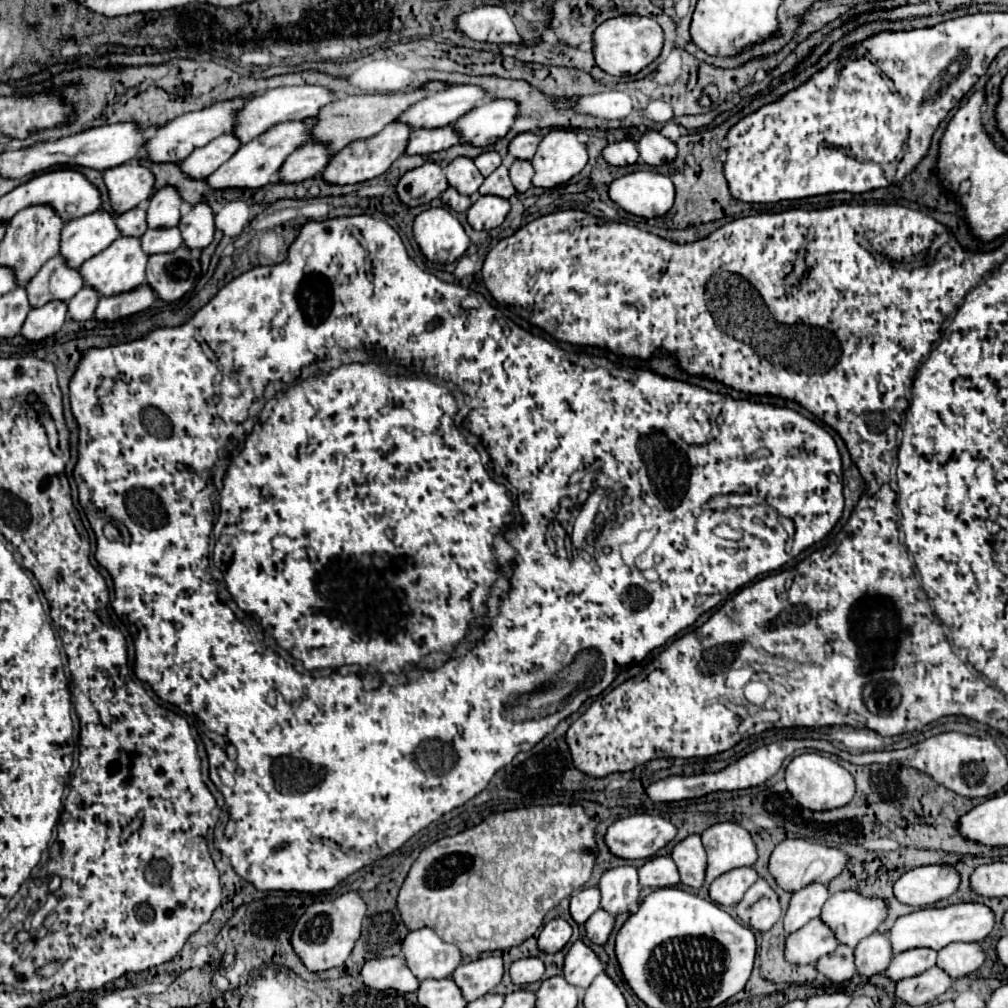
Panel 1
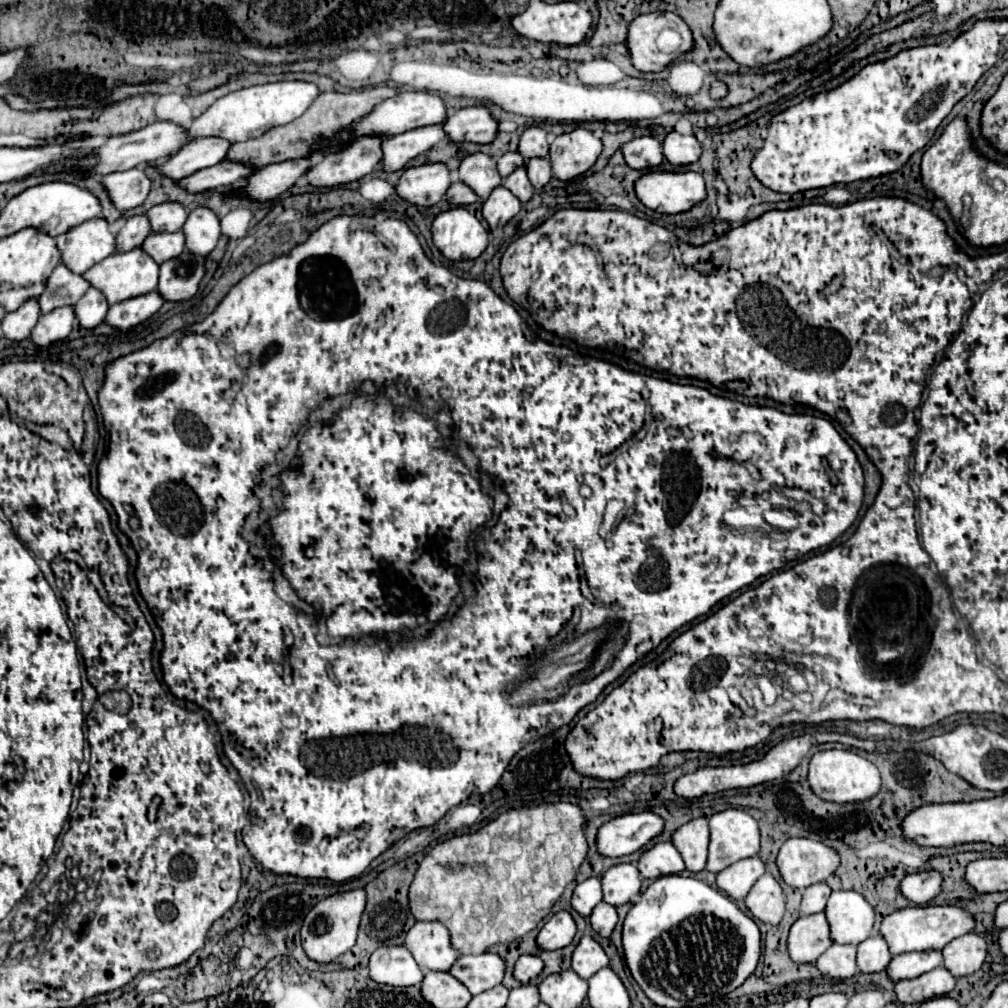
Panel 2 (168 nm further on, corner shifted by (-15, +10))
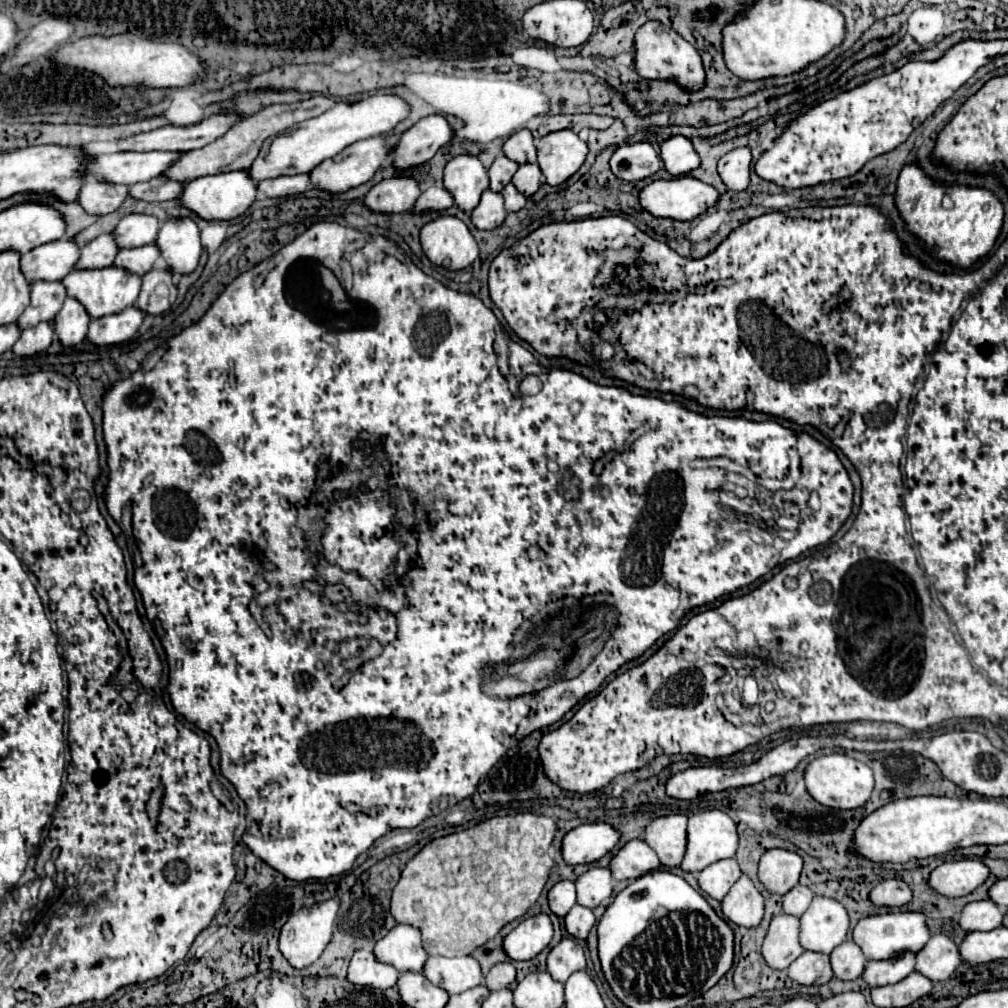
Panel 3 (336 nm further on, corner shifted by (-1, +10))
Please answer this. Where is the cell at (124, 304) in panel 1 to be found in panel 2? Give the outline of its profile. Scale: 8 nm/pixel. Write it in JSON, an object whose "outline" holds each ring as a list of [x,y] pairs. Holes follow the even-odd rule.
{"outline":[[[148,292],[136,298],[128,298],[108,308],[106,322],[118,330],[130,330],[132,326],[150,318],[162,306],[162,302],[164,298],[158,292]]]}

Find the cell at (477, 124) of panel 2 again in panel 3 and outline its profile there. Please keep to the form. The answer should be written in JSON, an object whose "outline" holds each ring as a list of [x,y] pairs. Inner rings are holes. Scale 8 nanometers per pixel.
{"outline":[[[440,114],[426,116],[416,122],[412,128],[402,132],[398,144],[394,144],[392,164],[398,170],[406,170],[412,166],[420,166],[428,162],[438,148],[452,140],[452,128],[448,126],[446,118]]]}

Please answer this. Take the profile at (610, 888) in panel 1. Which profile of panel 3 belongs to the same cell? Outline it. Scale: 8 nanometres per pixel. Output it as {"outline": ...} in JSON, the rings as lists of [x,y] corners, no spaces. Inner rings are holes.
{"outline":[[[590,868],[576,880],[576,904],[596,908],[612,896],[614,878],[608,868]]]}

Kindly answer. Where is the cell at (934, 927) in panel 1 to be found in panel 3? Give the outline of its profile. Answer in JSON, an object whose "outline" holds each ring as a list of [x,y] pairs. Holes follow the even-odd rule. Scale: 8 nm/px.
{"outline":[[[896,912],[896,914],[878,914],[858,920],[852,932],[854,942],[862,948],[866,960],[888,960],[902,952],[920,952],[930,938],[926,926],[926,916],[920,912]]]}

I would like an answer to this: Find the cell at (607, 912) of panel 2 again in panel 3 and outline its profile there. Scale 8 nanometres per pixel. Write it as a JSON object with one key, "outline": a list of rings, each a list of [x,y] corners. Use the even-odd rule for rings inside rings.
{"outline":[[[574,904],[570,908],[570,912],[566,914],[566,918],[564,918],[566,932],[570,936],[578,938],[578,940],[584,940],[588,936],[590,928],[594,926],[594,922],[596,922],[596,918],[594,918],[592,910],[590,908],[584,908],[584,906],[578,906],[578,904]]]}

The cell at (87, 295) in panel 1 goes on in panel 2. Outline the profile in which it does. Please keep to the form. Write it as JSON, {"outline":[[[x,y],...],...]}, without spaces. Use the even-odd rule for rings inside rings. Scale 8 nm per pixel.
{"outline":[[[88,288],[88,292],[74,306],[76,318],[80,320],[82,328],[96,328],[106,318],[106,310],[108,302],[104,294],[96,288]]]}

